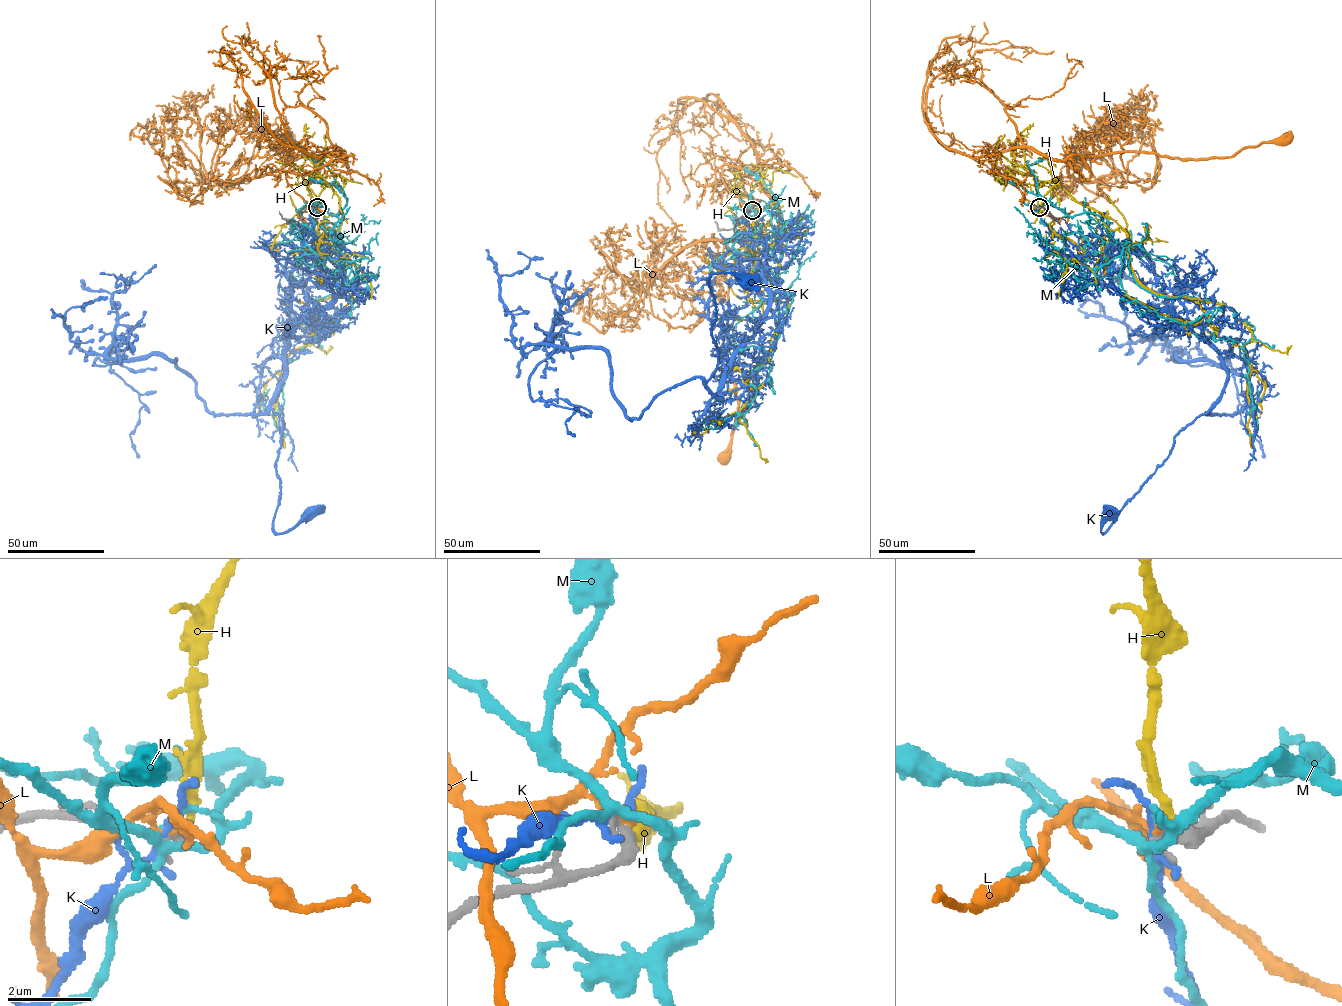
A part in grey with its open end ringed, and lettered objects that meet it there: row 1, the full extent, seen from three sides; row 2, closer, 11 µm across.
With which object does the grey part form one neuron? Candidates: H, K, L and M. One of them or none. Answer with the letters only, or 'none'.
H

